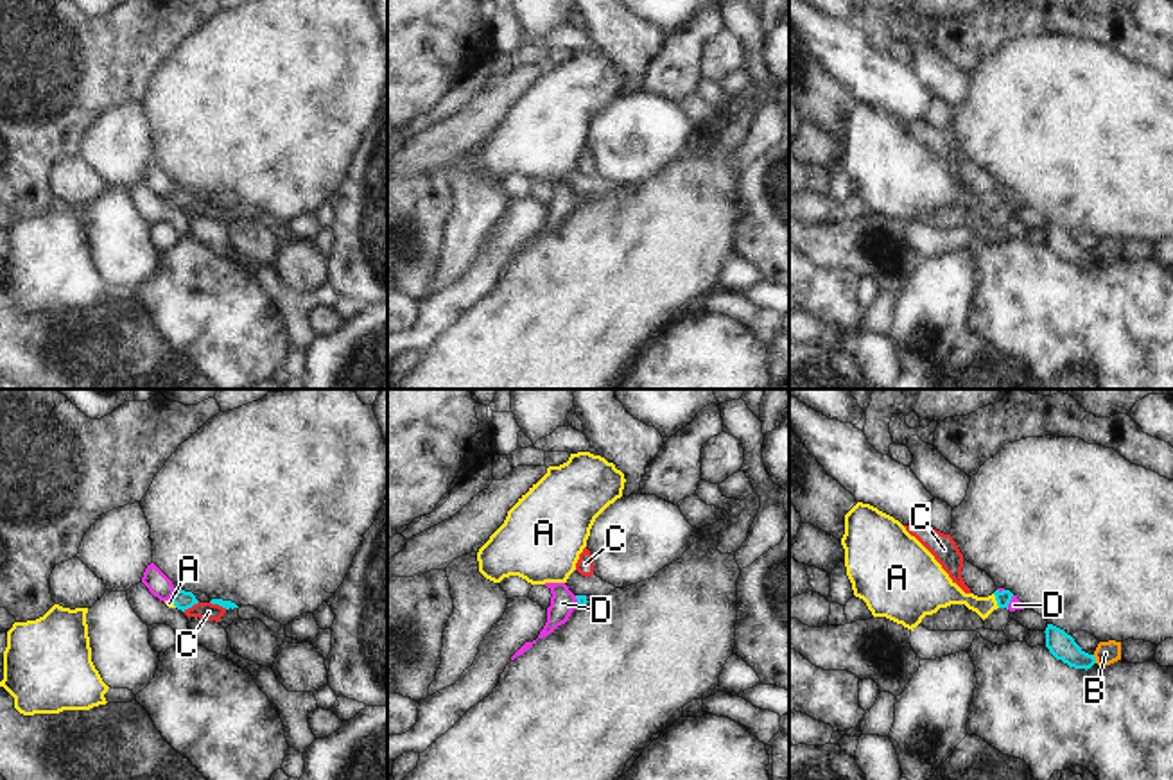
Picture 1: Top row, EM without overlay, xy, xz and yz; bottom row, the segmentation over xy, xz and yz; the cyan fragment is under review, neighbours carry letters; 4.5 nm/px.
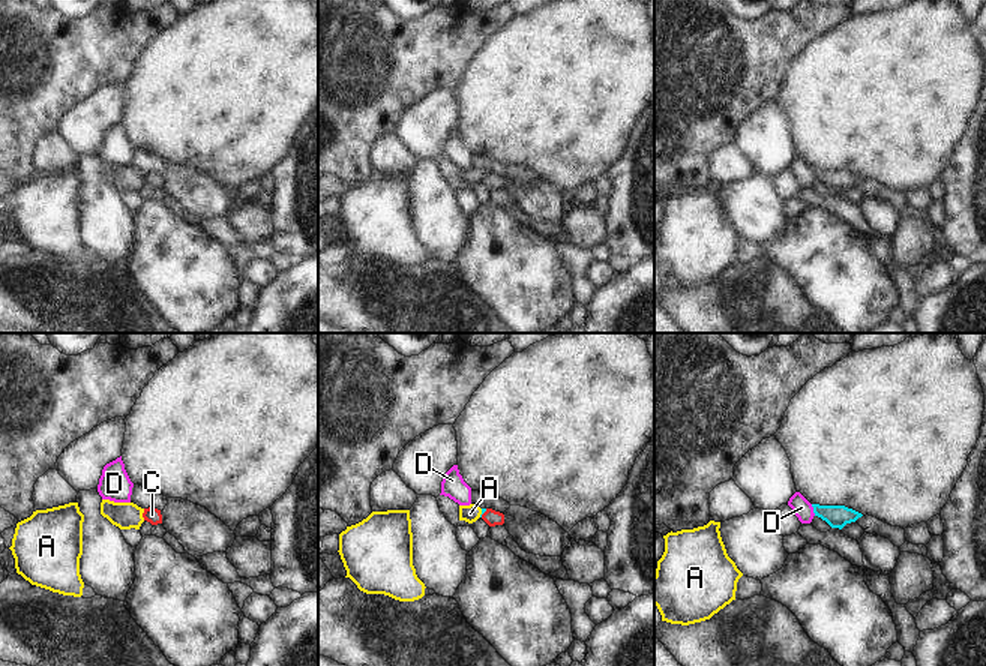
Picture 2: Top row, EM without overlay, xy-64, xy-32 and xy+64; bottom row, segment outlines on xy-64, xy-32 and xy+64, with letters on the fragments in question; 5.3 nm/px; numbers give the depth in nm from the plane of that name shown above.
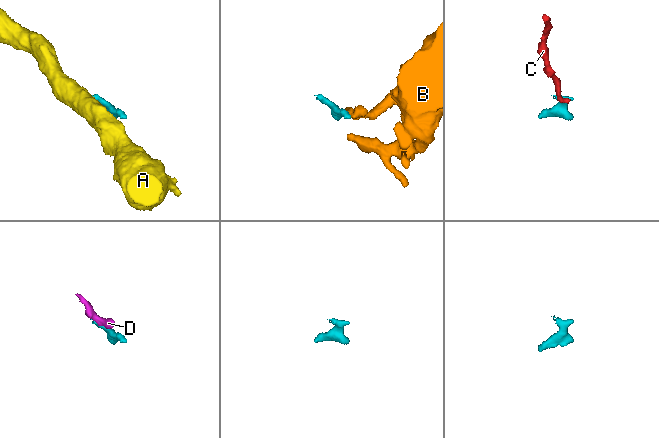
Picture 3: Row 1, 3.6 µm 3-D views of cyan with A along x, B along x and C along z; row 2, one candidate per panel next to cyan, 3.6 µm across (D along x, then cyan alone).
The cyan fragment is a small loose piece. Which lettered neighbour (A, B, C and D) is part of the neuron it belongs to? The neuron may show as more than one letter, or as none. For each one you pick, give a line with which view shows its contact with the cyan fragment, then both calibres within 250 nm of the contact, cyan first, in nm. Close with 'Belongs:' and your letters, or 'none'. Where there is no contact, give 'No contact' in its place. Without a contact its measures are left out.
A: Touches cyan in yz. Thickness 70 nm (cyan) against 140 nm
Belongs: A.

